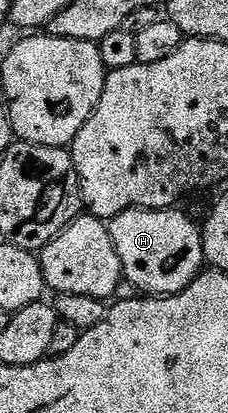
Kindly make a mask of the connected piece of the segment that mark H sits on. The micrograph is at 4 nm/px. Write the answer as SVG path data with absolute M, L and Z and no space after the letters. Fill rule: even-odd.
M182 208L168 210L125 210L109 219L112 244L116 244L116 252L120 256L123 275L136 284L139 292L146 296L165 296L179 294L204 269L206 257L202 247L202 232L199 223L193 222Z

